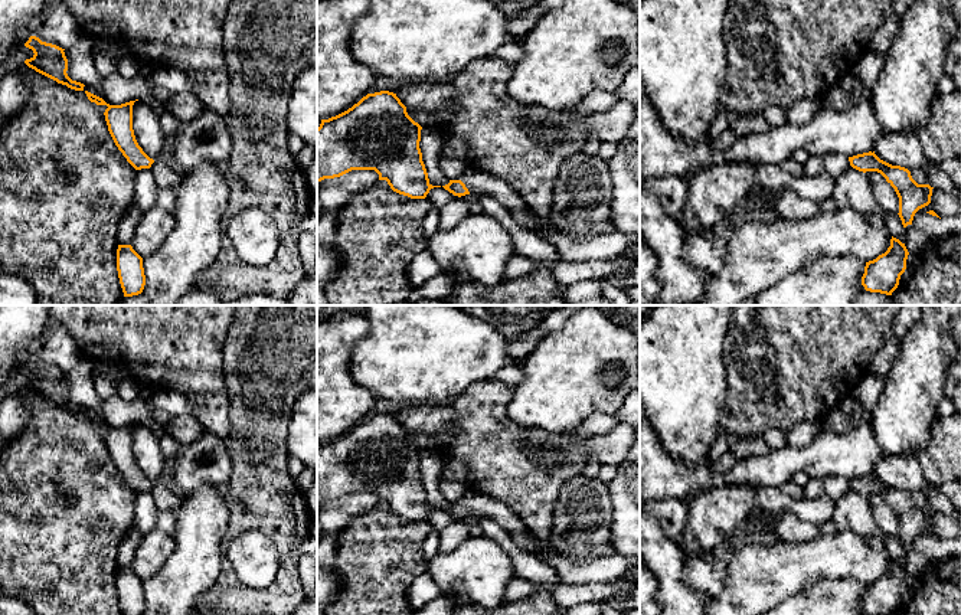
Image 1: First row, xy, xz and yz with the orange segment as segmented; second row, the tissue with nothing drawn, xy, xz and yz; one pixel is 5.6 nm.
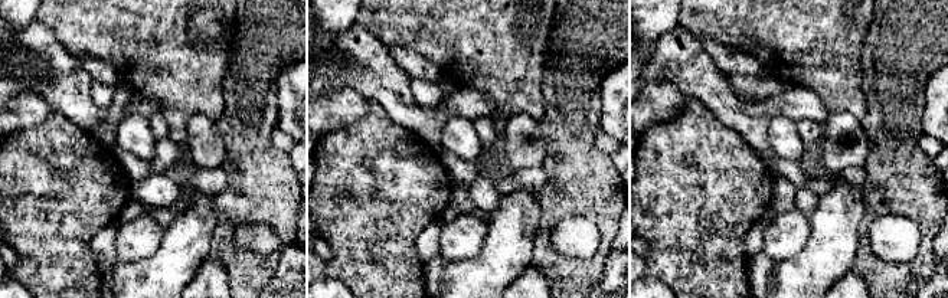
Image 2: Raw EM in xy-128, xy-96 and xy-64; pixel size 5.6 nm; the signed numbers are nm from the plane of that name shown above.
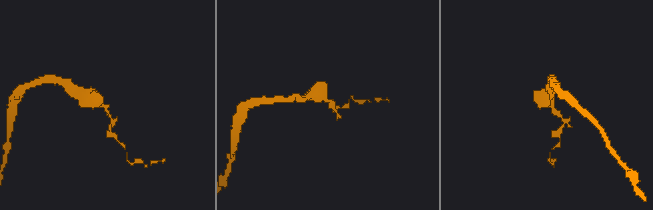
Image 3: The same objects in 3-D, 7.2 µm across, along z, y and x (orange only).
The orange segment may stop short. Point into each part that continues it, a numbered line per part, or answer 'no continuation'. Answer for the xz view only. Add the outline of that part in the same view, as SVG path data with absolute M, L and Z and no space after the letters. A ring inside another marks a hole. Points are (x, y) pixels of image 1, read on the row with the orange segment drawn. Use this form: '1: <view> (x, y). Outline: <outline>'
1: xz (611, 245). Outline: M468 166L460 179L470 194L477 197L490 196L506 207L516 222L537 233L549 242L566 262L605 261L622 256L635 242L634 236L621 232L609 232L589 236L566 236L560 233L549 220L549 217L536 216L504 180L490 176Z

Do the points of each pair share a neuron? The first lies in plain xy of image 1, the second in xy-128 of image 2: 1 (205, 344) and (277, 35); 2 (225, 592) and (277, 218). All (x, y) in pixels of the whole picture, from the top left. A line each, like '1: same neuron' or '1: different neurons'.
1: different neurons
2: same neuron

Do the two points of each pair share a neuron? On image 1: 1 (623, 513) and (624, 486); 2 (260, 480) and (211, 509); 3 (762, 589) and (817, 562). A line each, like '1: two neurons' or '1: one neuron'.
1: one neuron
2: two neurons
3: one neuron

